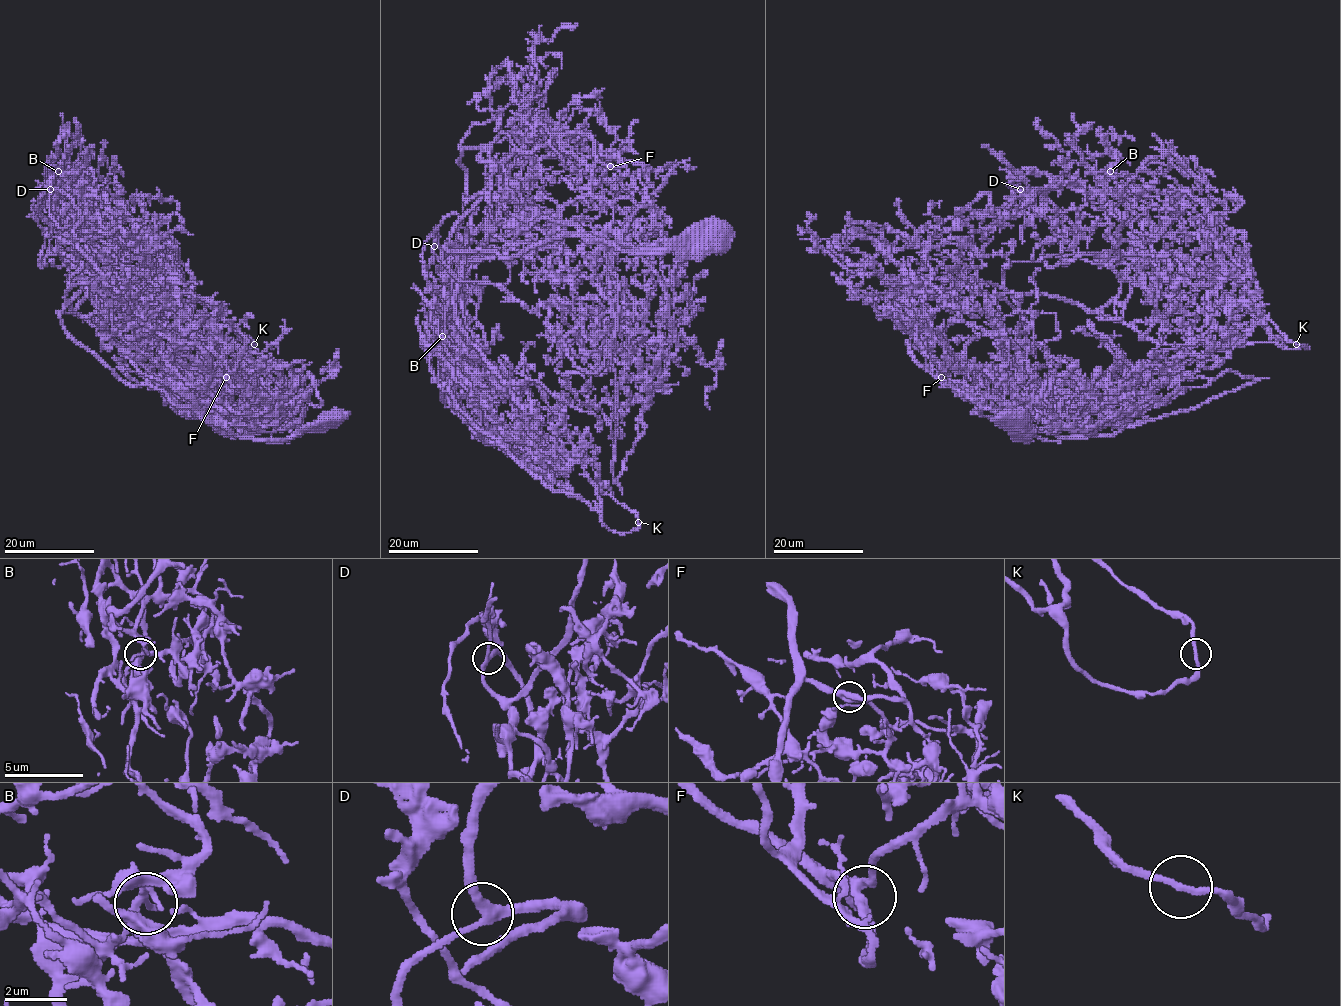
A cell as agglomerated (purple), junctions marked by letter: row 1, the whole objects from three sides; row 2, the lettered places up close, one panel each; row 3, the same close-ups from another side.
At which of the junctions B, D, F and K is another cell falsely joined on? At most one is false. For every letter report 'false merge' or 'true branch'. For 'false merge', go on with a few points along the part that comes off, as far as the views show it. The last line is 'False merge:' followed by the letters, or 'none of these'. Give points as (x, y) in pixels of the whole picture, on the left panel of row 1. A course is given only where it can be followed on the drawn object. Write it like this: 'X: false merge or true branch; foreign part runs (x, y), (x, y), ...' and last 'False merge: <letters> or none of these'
B: true branch
D: true branch
F: true branch
K: true branch
False merge: none of these

